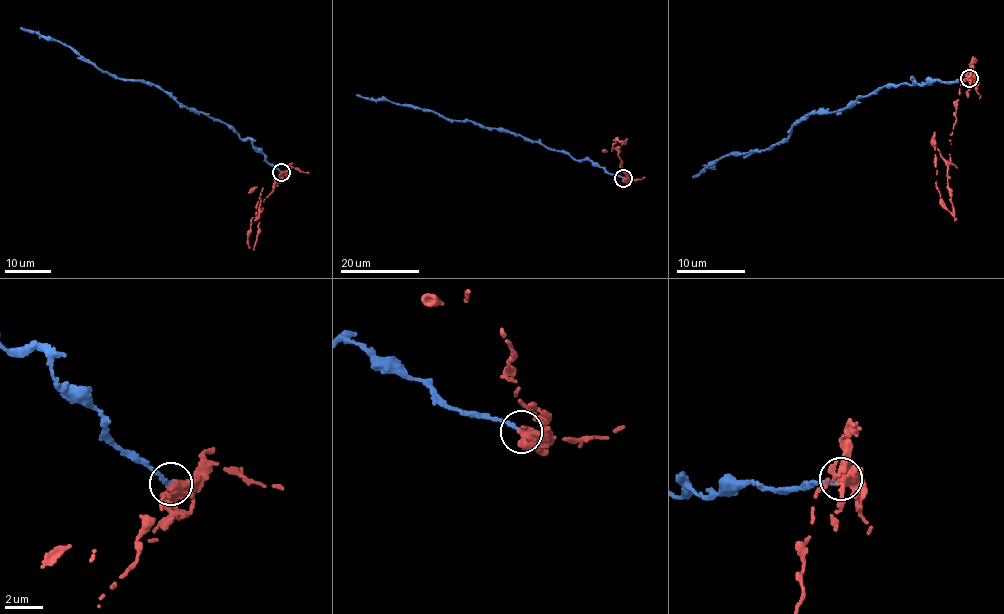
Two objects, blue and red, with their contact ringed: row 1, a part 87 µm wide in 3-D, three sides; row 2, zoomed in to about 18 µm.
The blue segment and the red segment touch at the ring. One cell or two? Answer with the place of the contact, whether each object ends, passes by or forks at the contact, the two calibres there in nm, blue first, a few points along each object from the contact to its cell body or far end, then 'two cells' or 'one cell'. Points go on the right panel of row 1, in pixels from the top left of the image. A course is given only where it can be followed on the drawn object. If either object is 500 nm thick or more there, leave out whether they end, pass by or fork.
at (969, 78); blue ends there; red passes by; 220 nm thick on the blue side, 480 nm on the other; blue runs (969, 78), (884, 85), (837, 113), (814, 112), (794, 126), (784, 143), (748, 156), (727, 155), (693, 177); red runs (969, 78), (959, 89), (949, 140), (948, 179), (955, 218), (947, 210), (935, 182); two cells

